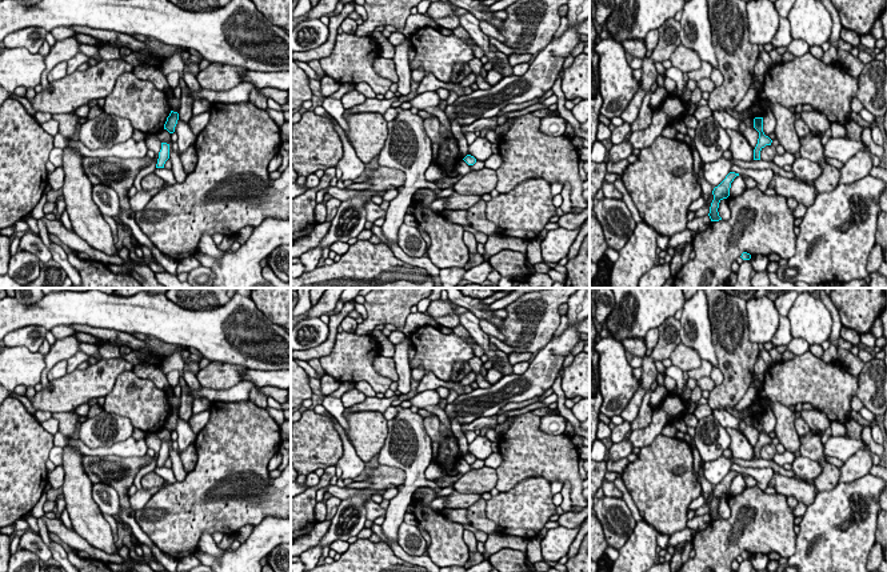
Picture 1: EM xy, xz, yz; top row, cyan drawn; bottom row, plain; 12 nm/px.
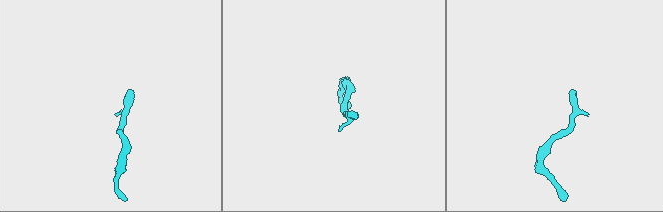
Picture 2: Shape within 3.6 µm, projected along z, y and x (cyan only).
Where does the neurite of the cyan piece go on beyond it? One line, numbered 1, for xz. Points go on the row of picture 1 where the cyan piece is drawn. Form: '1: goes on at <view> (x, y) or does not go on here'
1: does not go on here

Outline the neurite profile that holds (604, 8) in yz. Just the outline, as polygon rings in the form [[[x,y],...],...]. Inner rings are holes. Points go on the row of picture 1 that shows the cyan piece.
[[[595,0],[596,4],[596,16],[595,20],[600,24],[604,25],[607,19],[614,11],[615,7],[615,0]]]

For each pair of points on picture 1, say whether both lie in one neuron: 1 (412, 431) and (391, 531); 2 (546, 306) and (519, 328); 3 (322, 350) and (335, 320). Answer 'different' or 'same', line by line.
1: same
2: same
3: same

